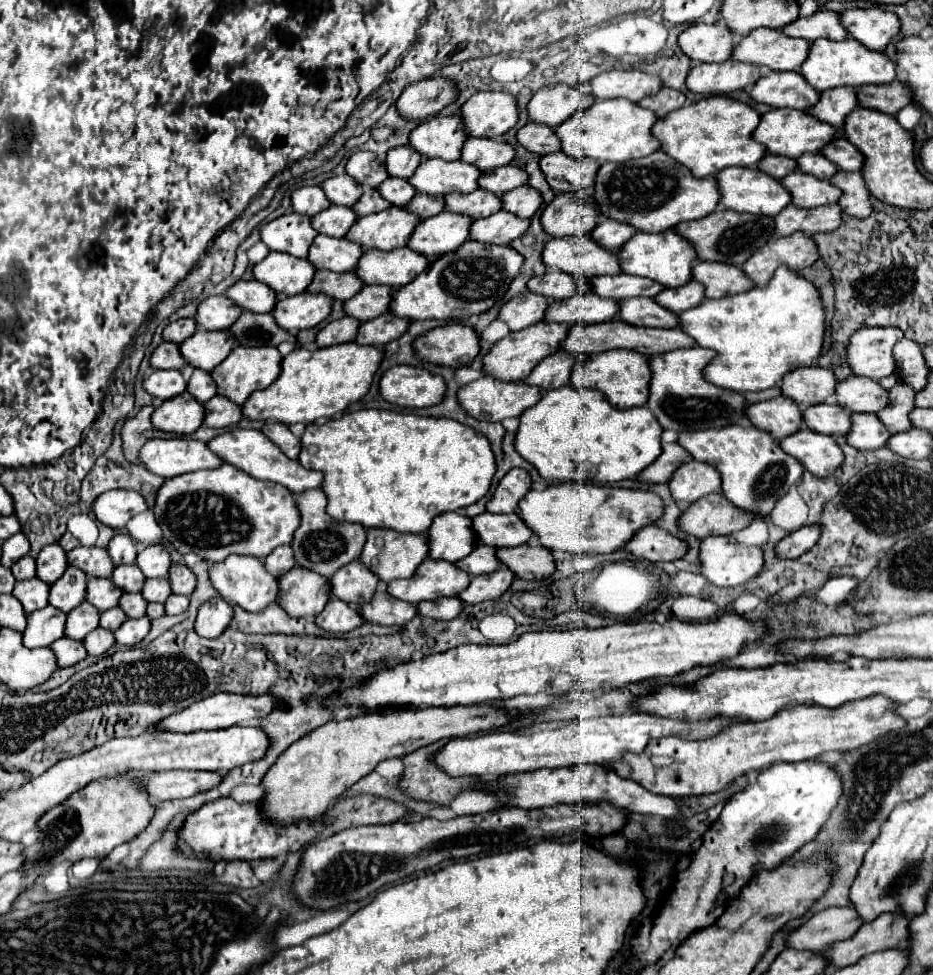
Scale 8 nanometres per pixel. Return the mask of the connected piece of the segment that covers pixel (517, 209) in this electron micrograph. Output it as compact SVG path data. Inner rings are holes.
M519 186L501 196L503 210L517 214L519 218L531 218L541 206L541 194L531 186Z

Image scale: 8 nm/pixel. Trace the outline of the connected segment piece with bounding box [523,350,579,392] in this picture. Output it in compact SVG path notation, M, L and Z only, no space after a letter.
M559 350L551 356L547 356L545 360L541 360L535 366L535 370L523 380L523 384L543 388L545 392L567 386L571 382L571 370L577 364L577 360L579 360L579 356Z

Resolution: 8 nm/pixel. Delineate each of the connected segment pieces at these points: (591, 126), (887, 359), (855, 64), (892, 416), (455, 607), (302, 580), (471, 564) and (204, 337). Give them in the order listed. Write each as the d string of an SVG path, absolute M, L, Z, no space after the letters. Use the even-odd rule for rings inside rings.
M625 98L615 100L597 100L587 110L579 110L563 124L555 128L555 134L561 142L561 152L575 158L593 158L599 164L605 162L627 162L631 158L643 158L661 148L661 142L653 138L651 126L657 122L657 116L651 110L645 110Z
M893 326L859 328L847 344L847 364L857 376L881 380L895 372L891 356L893 346L903 338L903 332Z
M819 38L811 42L807 60L801 64L799 72L817 92L837 86L859 88L865 84L887 84L895 80L895 64L883 52L873 52L869 48L863 48L863 44L859 44L855 38L845 38L841 42Z
M897 382L889 390L889 404L883 410L879 410L877 416L887 426L887 430L891 430L891 434L913 428L909 420L909 412L915 408L913 398L915 398L915 392L905 382Z
M437 598L437 600L427 600L417 604L417 614L433 620L451 620L459 612L461 612L459 598Z
M293 566L293 570L279 576L277 582L279 582L279 600L275 600L275 602L279 606L283 606L283 610L287 610L287 614L291 614L291 618L305 618L305 616L315 618L329 600L327 578L321 574L315 574L311 570L303 570L299 566Z
M485 544L475 546L469 556L465 556L463 560L459 560L455 564L471 576L491 574L495 568L499 568L499 560L495 558L495 548L485 546Z
M199 328L191 338L187 338L179 346L179 352L187 360L187 364L209 372L227 358L233 344L235 344L235 338L231 338L231 334L225 330L207 332Z

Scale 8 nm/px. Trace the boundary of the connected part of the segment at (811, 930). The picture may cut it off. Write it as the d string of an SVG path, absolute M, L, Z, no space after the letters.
M851 906L827 908L811 916L797 930L793 930L787 938L787 946L797 950L821 952L829 944L855 934L855 930L859 930L861 924L863 922L859 922L859 914L855 914Z

